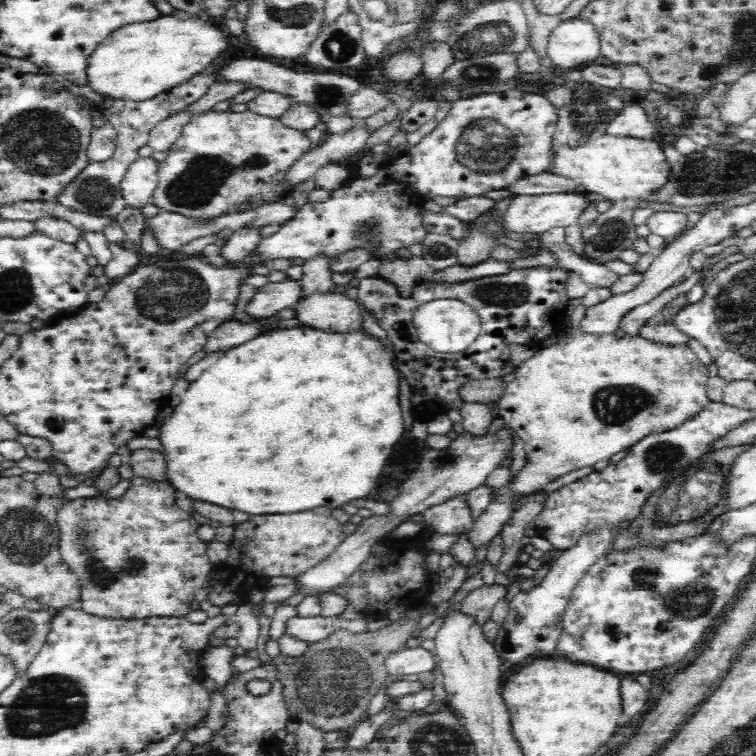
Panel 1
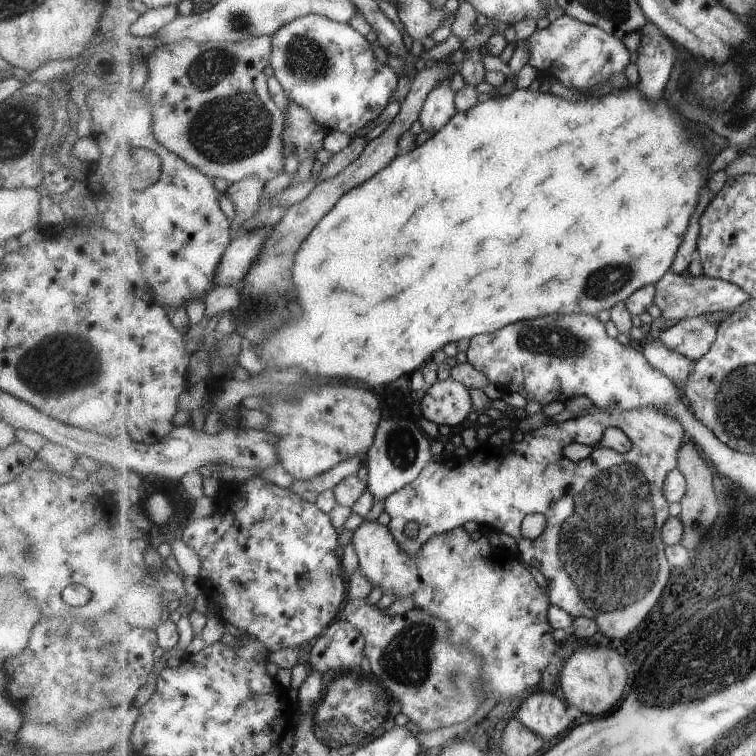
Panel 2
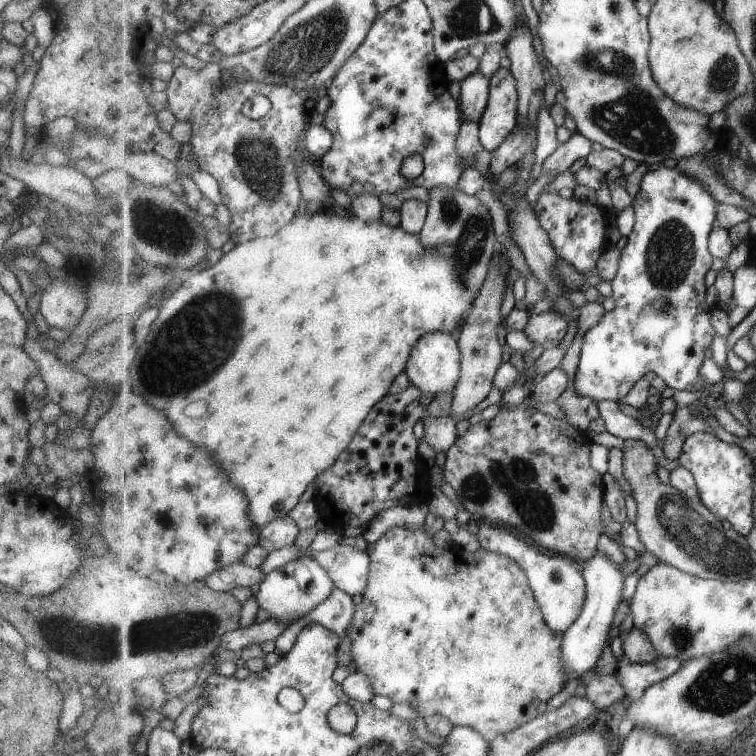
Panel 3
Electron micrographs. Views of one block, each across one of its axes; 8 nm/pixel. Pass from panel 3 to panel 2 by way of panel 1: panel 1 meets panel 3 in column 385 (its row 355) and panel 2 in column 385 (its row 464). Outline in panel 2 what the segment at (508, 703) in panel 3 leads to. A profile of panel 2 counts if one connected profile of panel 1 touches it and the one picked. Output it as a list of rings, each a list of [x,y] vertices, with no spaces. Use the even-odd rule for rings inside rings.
[[[379,519],[361,523],[355,529],[351,542],[359,558],[358,568],[369,577],[374,586],[382,587],[383,594],[392,592],[396,599],[413,596],[417,606],[445,618],[451,624],[451,640],[455,644],[467,644],[484,658],[484,700],[493,694],[497,694],[497,702],[523,696],[527,694],[527,690],[534,689],[542,681],[543,668],[549,666],[557,650],[553,639],[554,628],[548,619],[550,595],[547,588],[539,586],[531,570],[523,564],[525,562],[521,562],[523,559],[518,552],[494,548],[489,542],[488,532],[473,540],[465,528],[457,527],[431,537],[418,553],[409,554],[399,546],[390,526],[379,522]]]

